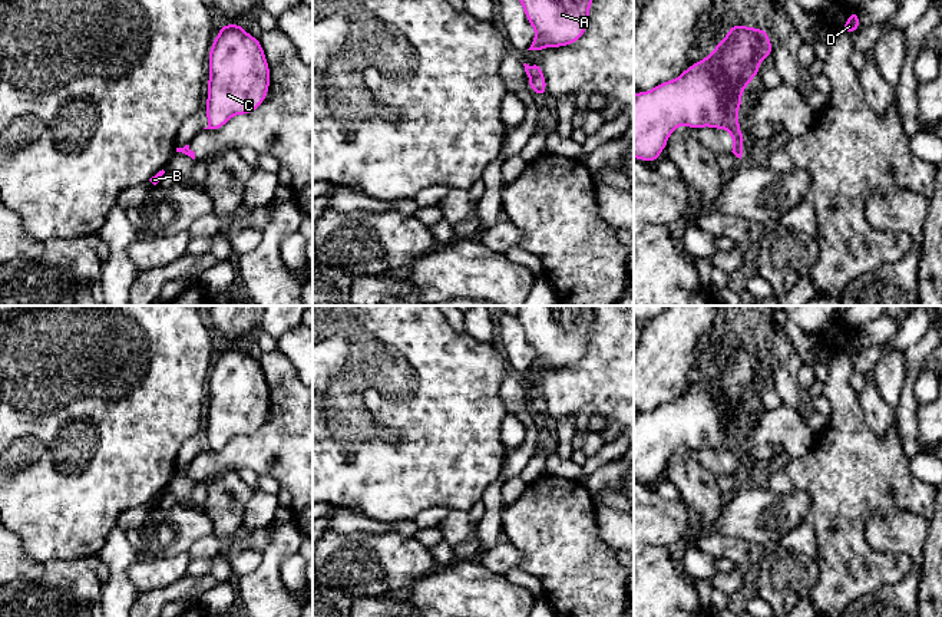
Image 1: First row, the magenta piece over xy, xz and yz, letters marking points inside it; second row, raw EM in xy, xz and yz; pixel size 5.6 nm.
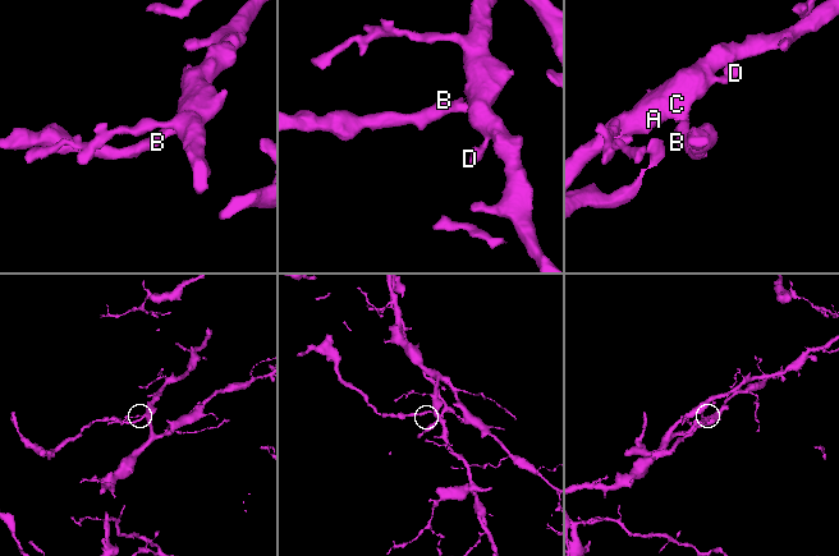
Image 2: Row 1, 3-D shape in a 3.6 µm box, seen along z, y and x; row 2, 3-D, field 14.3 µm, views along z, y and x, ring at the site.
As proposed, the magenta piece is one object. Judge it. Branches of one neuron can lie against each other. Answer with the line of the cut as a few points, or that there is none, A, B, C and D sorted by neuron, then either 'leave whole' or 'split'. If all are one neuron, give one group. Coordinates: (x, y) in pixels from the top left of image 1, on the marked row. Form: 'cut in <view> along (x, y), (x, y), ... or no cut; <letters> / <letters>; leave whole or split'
cut in yz along (729, 129), (739, 131); A C D / B; split

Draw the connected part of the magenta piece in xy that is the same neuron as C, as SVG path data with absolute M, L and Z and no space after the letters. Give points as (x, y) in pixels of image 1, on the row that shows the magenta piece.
M221 24L212 40L208 65L208 128L218 131L235 115L252 113L262 105L270 89L270 66L260 39L247 33L242 24Z

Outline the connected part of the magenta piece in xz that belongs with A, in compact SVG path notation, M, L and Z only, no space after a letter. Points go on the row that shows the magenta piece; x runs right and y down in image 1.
M519 0L529 24L535 29L535 39L528 50L562 47L578 42L586 30L589 9L594 0Z

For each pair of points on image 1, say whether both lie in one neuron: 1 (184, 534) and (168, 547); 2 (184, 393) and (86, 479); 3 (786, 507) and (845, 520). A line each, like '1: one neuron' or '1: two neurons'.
1: one neuron
2: one neuron
3: two neurons

